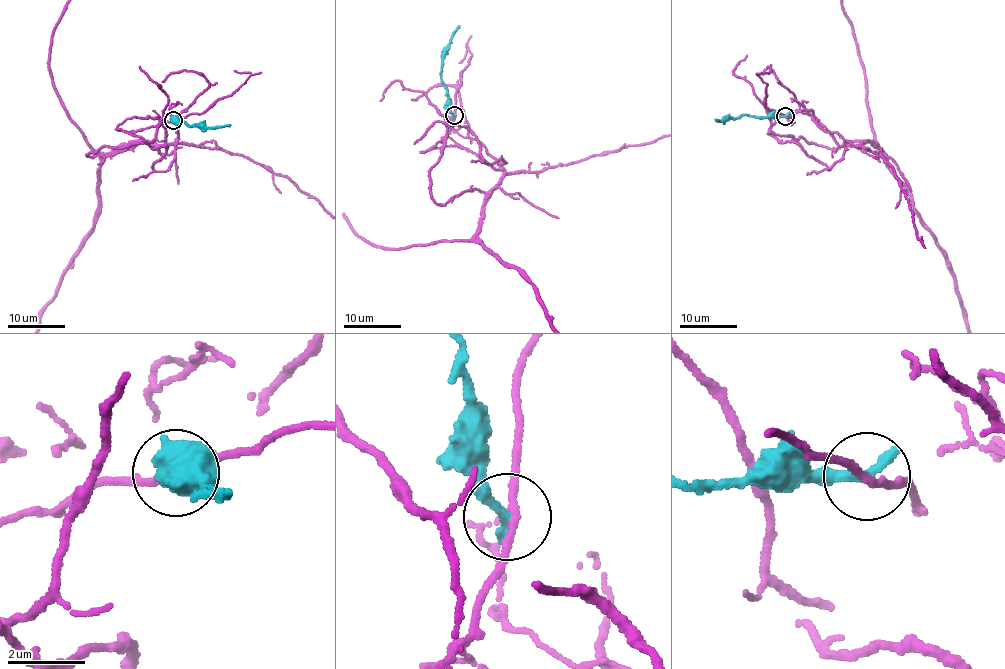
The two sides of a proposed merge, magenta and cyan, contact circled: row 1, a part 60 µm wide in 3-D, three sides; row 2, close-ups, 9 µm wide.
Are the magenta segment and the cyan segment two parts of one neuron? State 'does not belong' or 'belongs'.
does not belong

